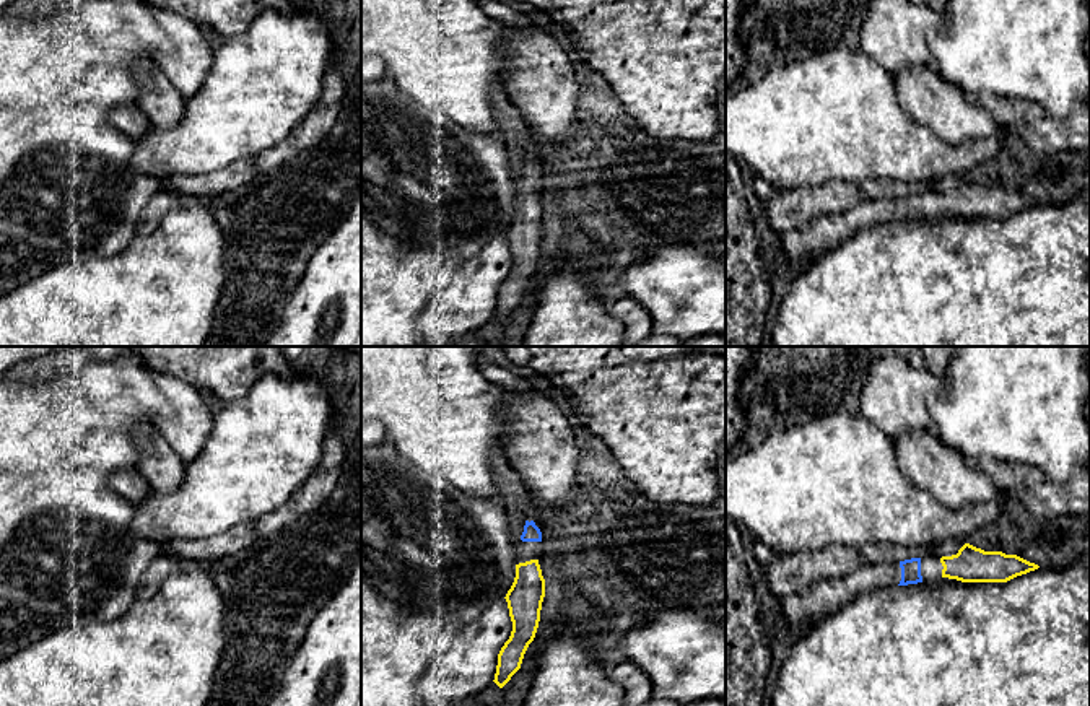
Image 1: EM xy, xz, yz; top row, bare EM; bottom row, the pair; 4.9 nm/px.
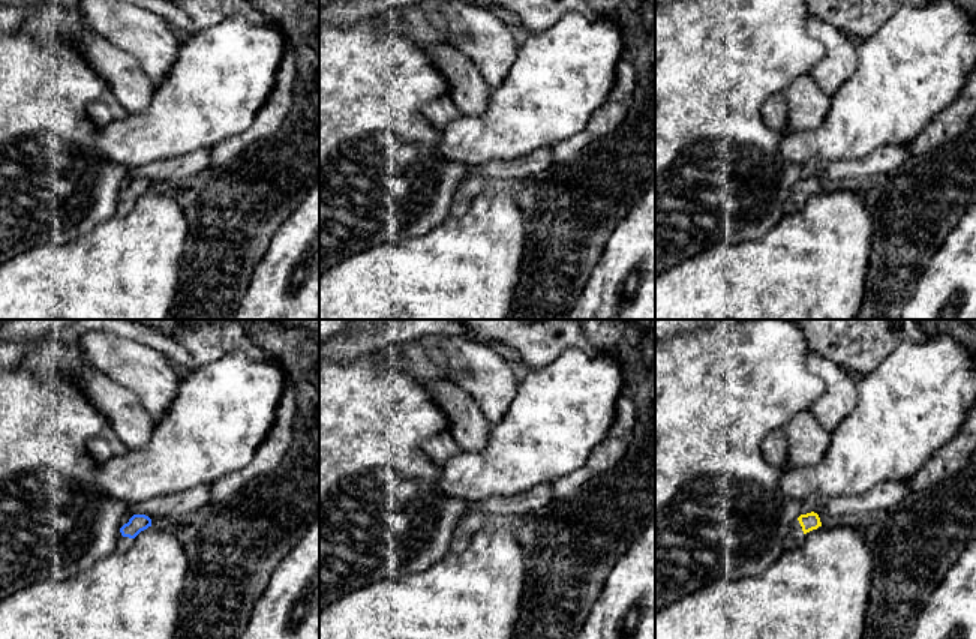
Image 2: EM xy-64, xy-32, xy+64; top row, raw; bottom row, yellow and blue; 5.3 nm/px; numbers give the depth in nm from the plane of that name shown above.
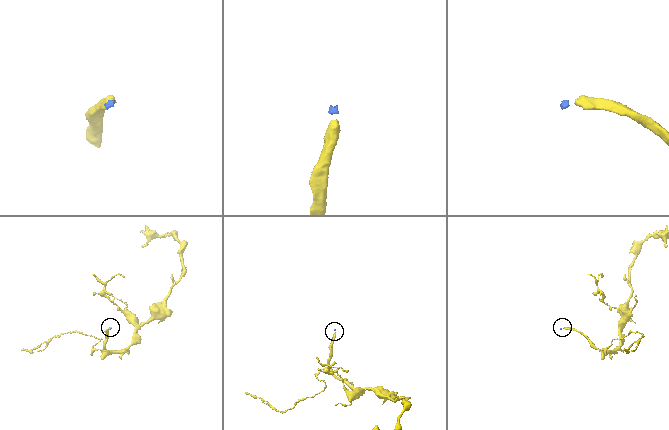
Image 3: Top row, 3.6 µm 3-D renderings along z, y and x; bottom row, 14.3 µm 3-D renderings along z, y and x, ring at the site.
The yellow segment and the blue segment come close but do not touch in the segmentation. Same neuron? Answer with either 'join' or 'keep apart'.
join

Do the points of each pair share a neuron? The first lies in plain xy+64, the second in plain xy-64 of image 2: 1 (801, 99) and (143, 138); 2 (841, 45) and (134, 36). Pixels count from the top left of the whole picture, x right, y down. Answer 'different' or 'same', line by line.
1: different
2: same

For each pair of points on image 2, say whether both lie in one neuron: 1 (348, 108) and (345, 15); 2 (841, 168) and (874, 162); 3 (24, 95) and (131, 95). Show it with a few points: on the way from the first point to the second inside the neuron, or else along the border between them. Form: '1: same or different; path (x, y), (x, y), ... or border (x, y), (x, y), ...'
1: different; border (372, 15), (347, 26), (335, 26)
2: same; path (849, 168), (867, 167)
3: different; border (86, 60), (105, 81), (108, 89)

